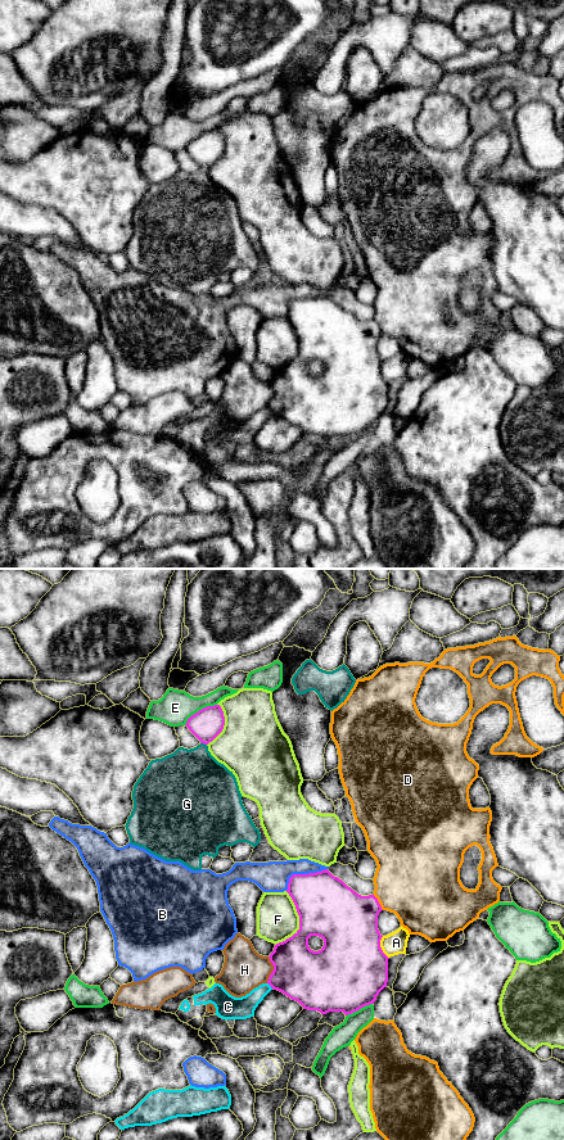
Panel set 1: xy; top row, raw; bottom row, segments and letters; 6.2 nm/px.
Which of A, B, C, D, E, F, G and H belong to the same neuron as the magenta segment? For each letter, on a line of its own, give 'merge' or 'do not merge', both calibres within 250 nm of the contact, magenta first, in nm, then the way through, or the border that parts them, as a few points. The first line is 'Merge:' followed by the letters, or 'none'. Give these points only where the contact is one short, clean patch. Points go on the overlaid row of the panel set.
Merge: none
A: do not merge | 460/140 nm
B: do not merge | 360/190 nm | along xy (326, 868), (319, 872), (294, 873), (289, 878), (285, 890)
C: do not merge | 340/140 nm | along xy (267, 982), (271, 989)
D: do not merge | 380/460 nm
E: do not merge | 200/220 nm
F: do not merge | 380/260 nm
G: do not merge | 200/400 nm
H: do not merge | 340/260 nm

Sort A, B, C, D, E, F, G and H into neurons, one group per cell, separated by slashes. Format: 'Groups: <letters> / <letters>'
Groups: A / B / C / D / E / F / G / H

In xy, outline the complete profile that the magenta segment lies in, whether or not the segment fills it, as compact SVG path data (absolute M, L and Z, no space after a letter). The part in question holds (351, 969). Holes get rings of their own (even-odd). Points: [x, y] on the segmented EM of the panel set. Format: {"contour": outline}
{"contour": "M328 869L293 874L286 892L299 915L299 929L289 938L275 945L270 954L274 971L267 983L298 1001L303 1009L321 1014L343 1012L352 1014L374 1004L388 982L388 956L380 947L382 935L378 915L383 910L374 895L361 896ZM319 936L324 946L313 951L308 938Z"}

